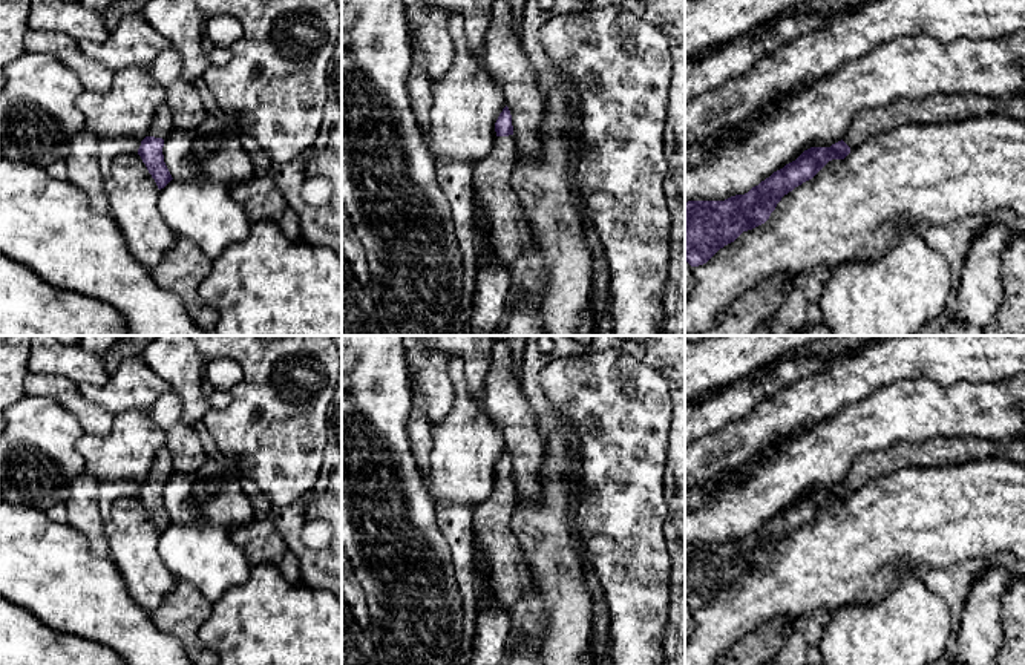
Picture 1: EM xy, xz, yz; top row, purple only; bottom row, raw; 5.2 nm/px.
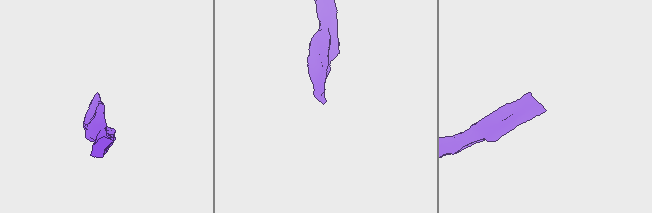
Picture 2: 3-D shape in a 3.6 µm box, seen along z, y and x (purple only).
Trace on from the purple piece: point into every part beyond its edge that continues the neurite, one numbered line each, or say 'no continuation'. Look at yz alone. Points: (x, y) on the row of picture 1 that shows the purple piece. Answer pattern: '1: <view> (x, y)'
1: yz (938, 109)

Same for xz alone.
1: xz (507, 236)

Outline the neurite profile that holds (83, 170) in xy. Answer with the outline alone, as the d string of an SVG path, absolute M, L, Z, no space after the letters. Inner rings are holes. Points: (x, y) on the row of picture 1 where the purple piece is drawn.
M86 129L78 132L64 159L67 181L87 196L93 213L106 215L109 213L109 193L98 161L98 138Z

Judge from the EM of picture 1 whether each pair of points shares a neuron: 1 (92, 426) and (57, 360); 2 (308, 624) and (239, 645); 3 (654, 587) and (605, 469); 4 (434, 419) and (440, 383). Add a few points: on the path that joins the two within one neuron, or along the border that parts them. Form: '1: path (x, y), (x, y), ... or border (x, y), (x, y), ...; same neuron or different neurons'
1: border (29, 371), (66, 376), (77, 385); different neurons
2: path (291, 641), (287, 645), (256, 645); same neuron
3: path (630, 558), (621, 541), (621, 498); same neuron
4: path (437, 409), (438, 393); same neuron

